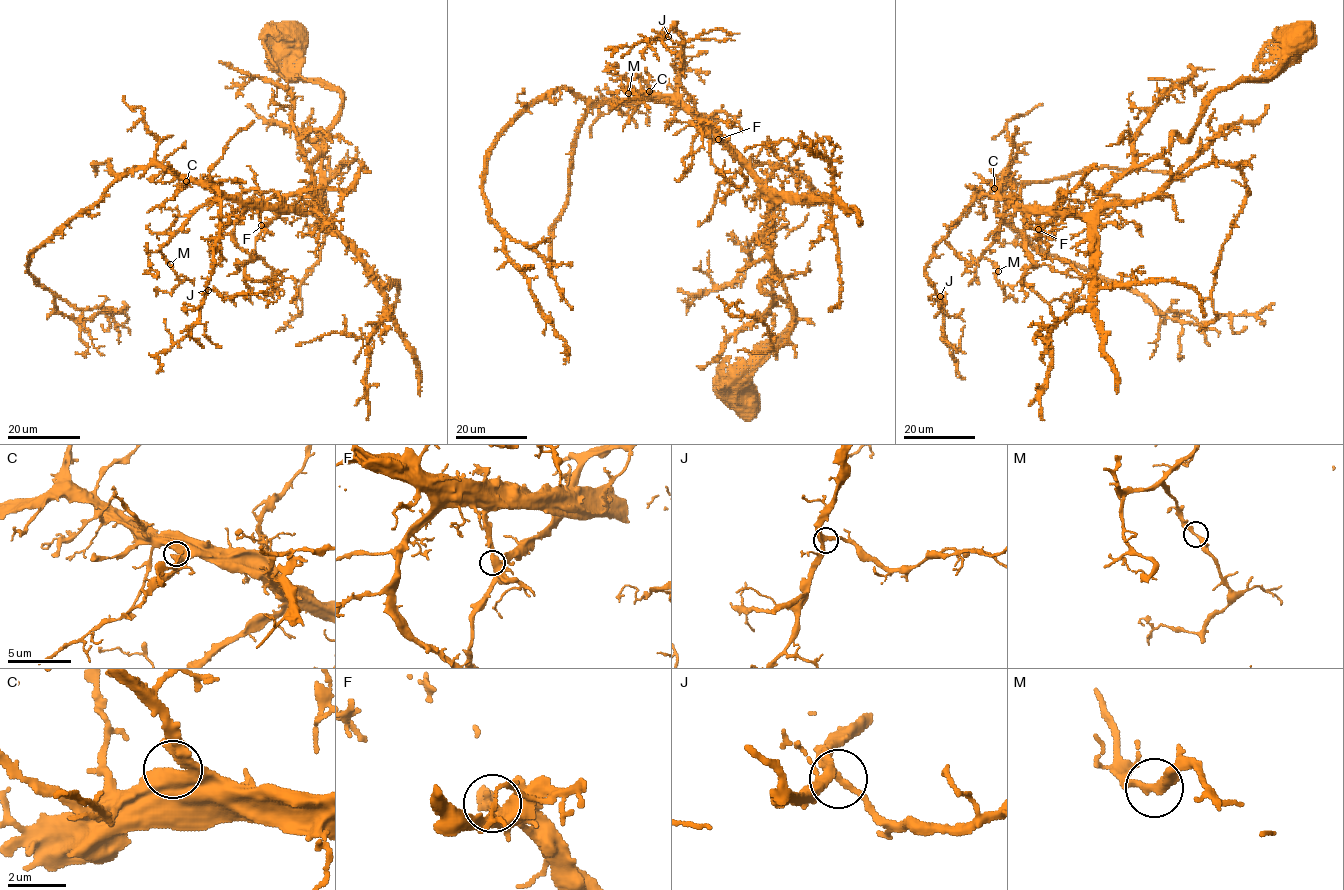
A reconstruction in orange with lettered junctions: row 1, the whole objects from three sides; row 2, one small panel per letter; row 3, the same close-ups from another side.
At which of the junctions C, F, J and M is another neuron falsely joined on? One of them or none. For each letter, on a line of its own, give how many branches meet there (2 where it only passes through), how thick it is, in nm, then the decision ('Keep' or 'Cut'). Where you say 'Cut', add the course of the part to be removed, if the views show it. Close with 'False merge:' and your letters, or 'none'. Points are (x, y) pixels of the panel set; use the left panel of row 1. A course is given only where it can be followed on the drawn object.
C: Branches: 2. Thickness 550 nm. Keep
F: Branches: 3. Thickness 280 nm. Keep
J: Branches: 3. Thickness 340 nm. Keep
M: Branches: 2. Thickness 320 nm. Keep
False merge: none

